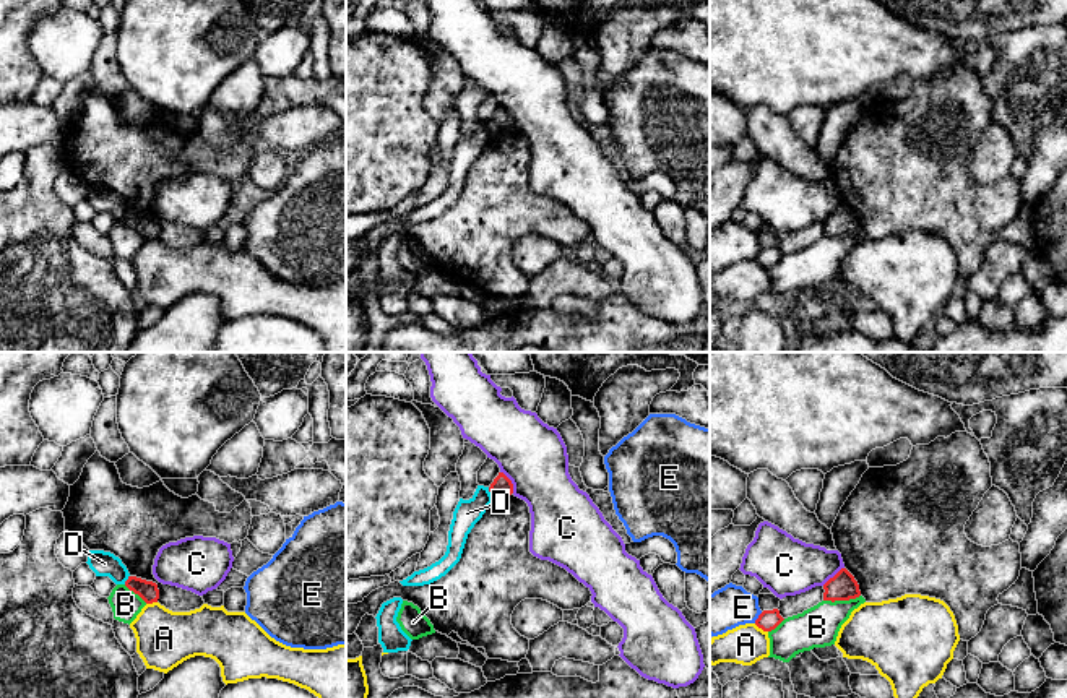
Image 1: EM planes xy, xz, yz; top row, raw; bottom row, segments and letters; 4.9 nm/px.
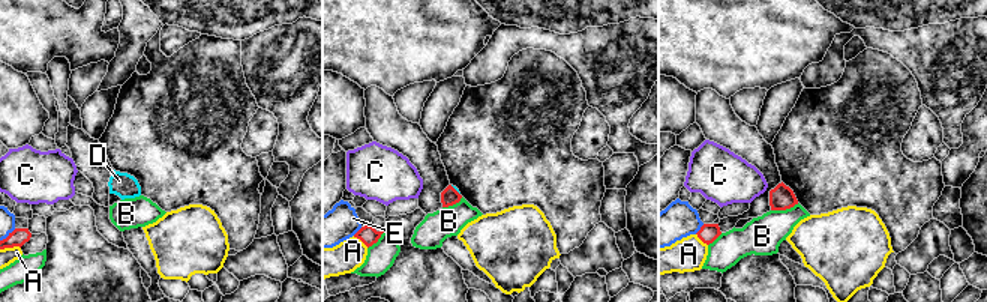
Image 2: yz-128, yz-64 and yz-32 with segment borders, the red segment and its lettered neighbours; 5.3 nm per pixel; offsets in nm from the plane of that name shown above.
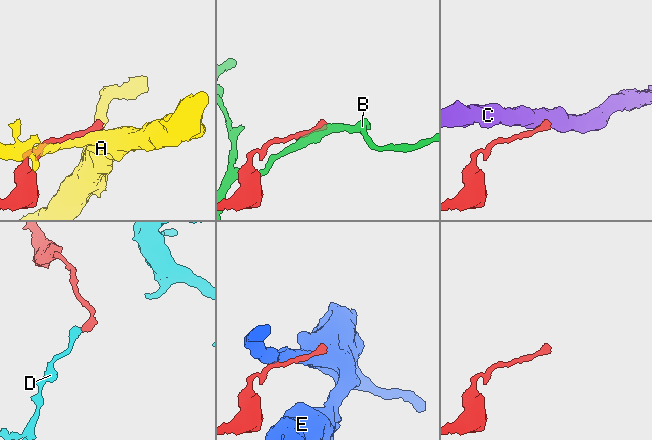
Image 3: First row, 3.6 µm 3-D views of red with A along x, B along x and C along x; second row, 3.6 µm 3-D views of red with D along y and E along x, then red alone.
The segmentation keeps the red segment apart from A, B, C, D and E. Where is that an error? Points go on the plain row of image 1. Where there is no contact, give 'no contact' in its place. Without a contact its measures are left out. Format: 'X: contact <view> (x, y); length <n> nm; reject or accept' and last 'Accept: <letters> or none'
A: contact yz (760, 263); length 80 nm; reject
B: contact yz (842, 236); length 190 nm; reject
C: contact xz (510, 119); length 130 nm; reject
D: contact xz (491, 130); length 70 nm; reject
E: contact yz (759, 254); length 70 nm; reject
Accept: none

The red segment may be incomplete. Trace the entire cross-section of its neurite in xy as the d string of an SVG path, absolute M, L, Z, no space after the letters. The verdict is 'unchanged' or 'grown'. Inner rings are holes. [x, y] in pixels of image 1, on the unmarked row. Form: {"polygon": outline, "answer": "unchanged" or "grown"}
{"polygon": "M128 213L125 222L135 231L138 231L146 240L158 239L159 235L158 221L153 218L146 218L136 213Z", "answer": "unchanged"}

